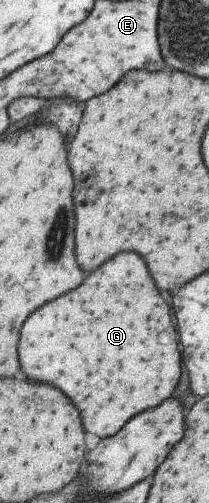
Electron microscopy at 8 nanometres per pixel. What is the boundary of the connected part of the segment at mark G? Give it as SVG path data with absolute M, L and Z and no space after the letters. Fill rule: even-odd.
M136 252L116 256L80 288L40 308L24 324L20 358L24 374L62 388L80 408L88 432L100 438L113 437L136 414L162 404L182 378L182 354L170 306Z

